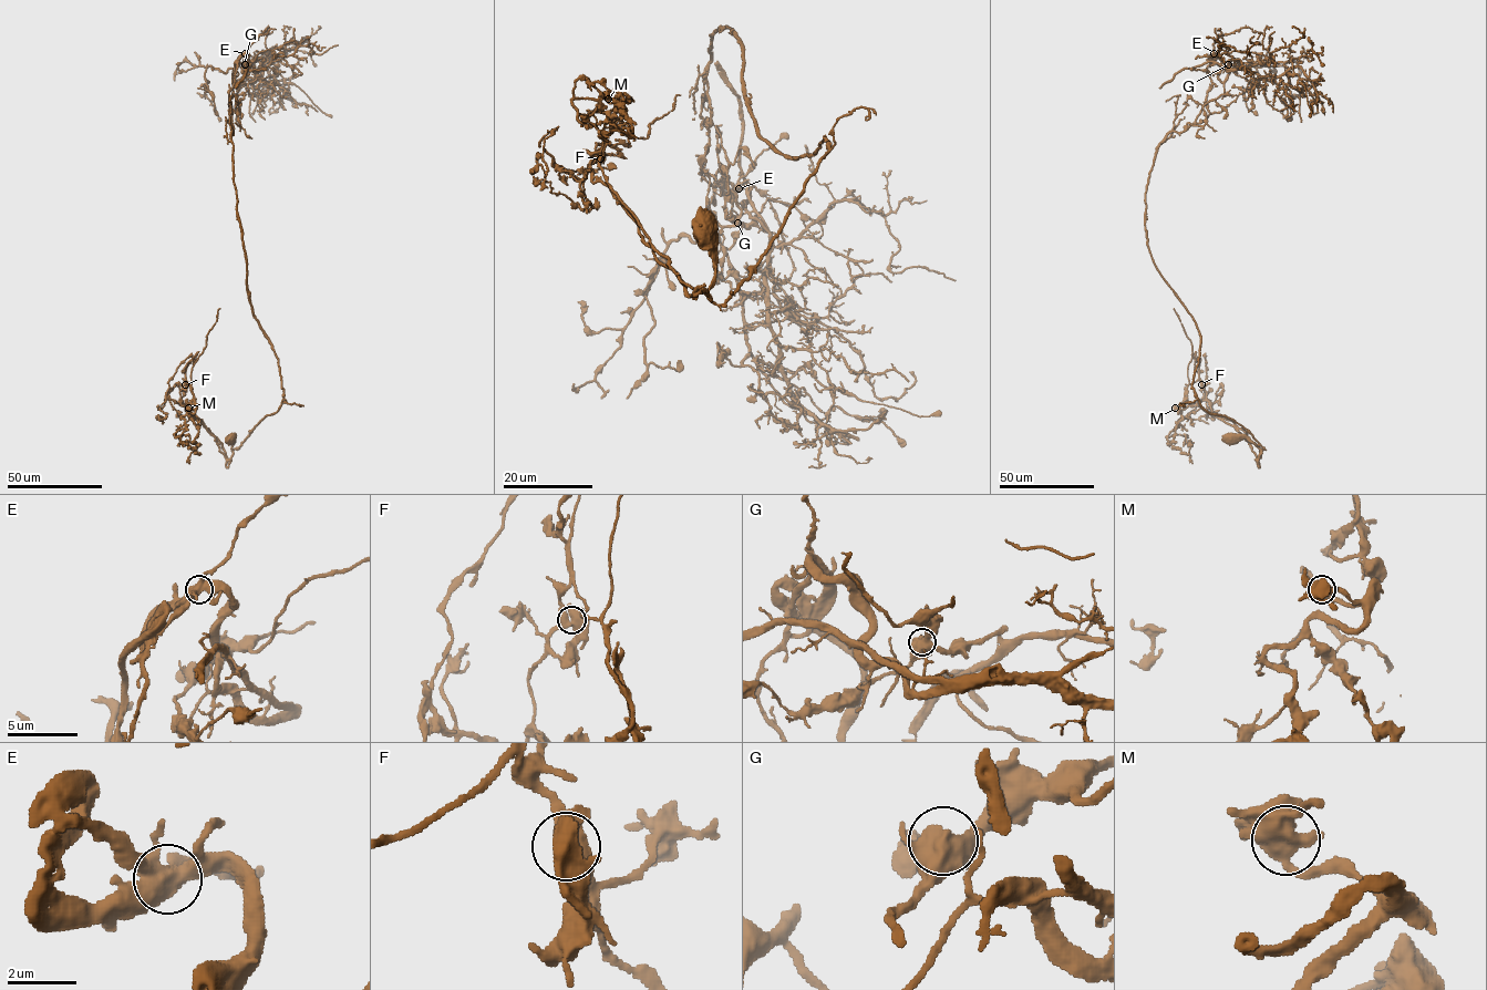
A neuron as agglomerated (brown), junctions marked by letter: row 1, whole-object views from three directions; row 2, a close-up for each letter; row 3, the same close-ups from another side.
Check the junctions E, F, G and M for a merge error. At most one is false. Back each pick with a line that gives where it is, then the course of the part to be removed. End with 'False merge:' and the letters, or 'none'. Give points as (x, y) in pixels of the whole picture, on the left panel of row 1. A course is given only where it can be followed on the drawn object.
E: Place: (245, 53). Course of the part to remove: (245, 53), (249, 54), (247, 66), (258, 70), (257, 79), (269, 58), (285, 81), (298, 86), (331, 117)
False merge: E

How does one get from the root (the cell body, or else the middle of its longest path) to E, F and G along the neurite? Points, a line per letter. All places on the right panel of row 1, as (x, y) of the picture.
E: (1229, 437), (1263, 447), (1200, 405), (1200, 336), (1145, 224), (1156, 147), (1195, 122), (1214, 53)
F: (1229, 437), (1251, 441), (1260, 450), (1259, 460), (1259, 449), (1247, 434), (1232, 421), (1211, 411), (1201, 384)
G: (1229, 437), (1263, 447), (1200, 405), (1200, 336), (1145, 224), (1156, 147), (1228, 64)

